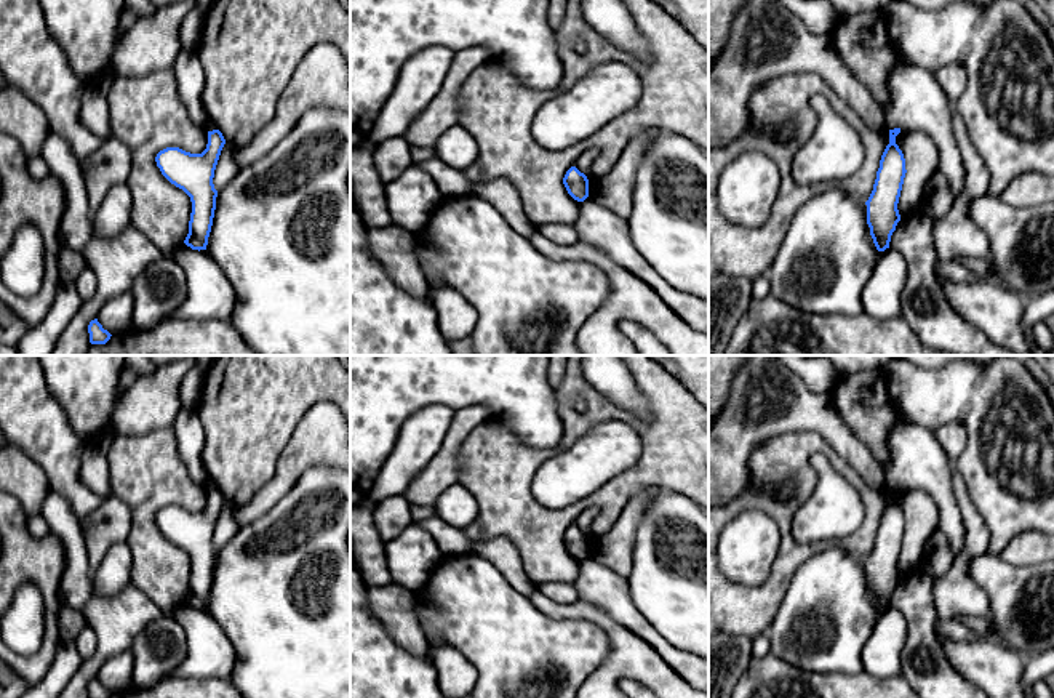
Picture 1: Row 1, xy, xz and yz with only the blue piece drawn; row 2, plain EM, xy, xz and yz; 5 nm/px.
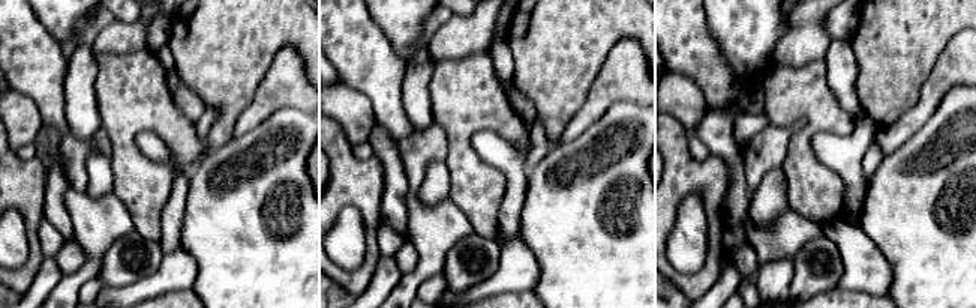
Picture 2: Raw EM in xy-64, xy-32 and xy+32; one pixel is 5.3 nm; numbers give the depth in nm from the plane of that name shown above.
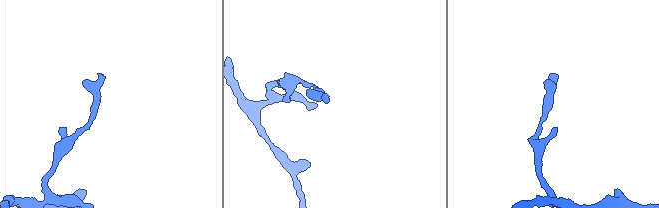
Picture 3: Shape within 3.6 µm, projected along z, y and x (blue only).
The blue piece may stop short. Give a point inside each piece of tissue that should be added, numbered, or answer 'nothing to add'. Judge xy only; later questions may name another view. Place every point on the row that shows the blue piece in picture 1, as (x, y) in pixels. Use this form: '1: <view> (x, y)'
nothing to add

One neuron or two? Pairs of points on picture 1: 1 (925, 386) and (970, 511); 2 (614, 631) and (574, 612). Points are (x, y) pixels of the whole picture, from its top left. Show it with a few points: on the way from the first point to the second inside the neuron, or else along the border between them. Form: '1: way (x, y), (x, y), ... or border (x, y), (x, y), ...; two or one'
1: border (955, 468), (973, 501); two
2: way (605, 621), (594, 613), (584, 612); one

